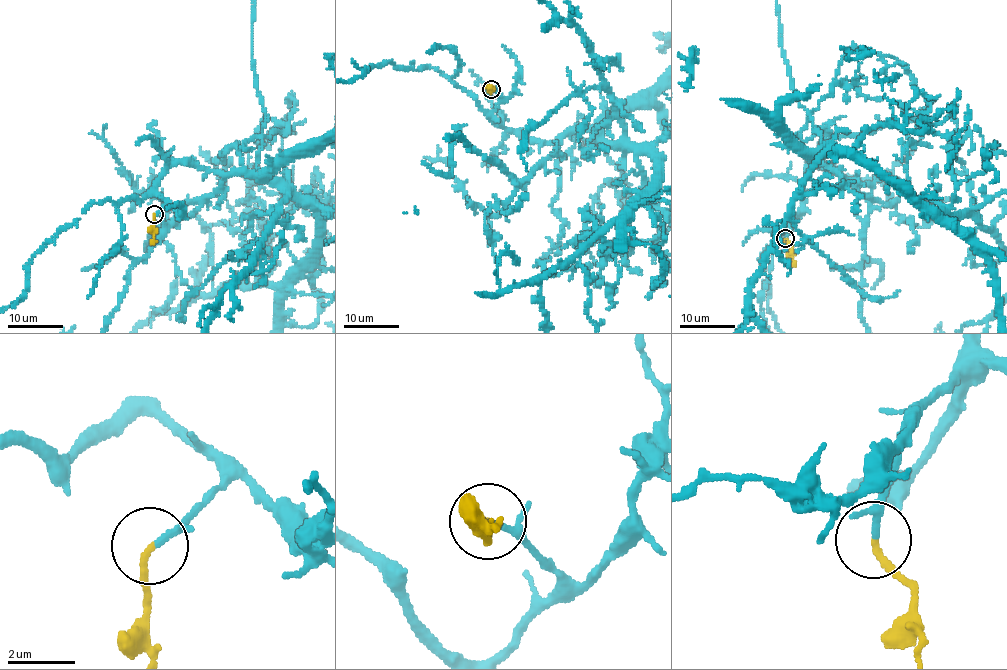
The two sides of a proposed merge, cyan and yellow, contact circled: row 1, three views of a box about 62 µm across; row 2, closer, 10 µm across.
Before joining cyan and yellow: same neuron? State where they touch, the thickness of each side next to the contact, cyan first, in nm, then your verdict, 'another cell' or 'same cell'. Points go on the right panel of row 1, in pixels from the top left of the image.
place (785, 238); calibres 130 and 200 nm; same cell

